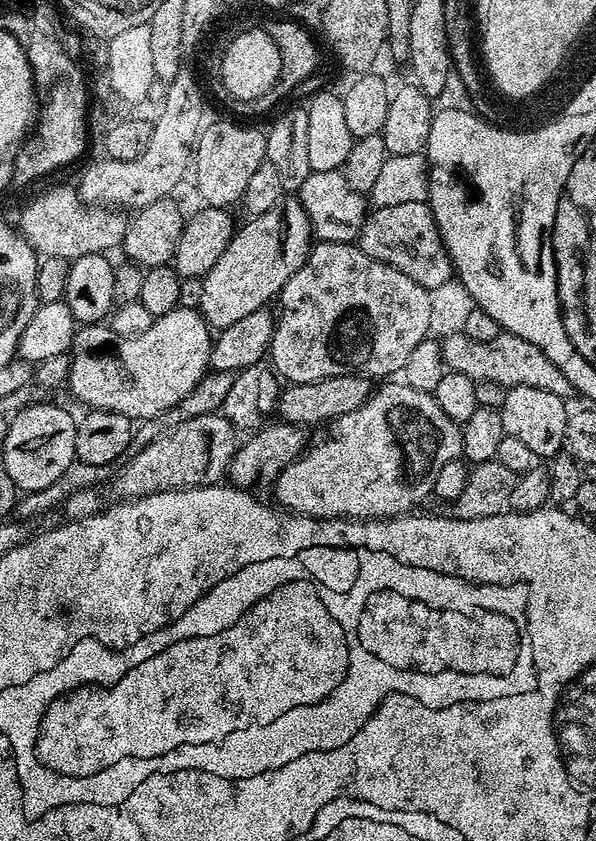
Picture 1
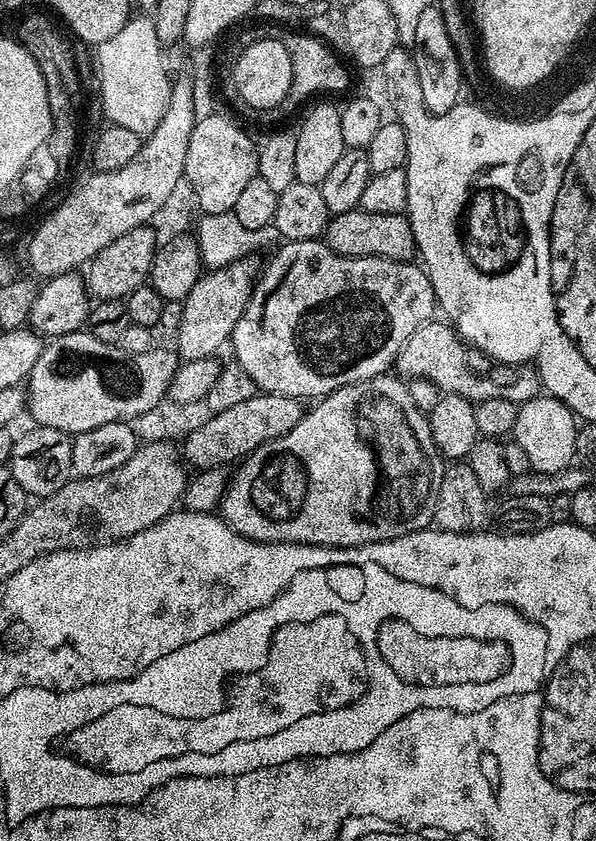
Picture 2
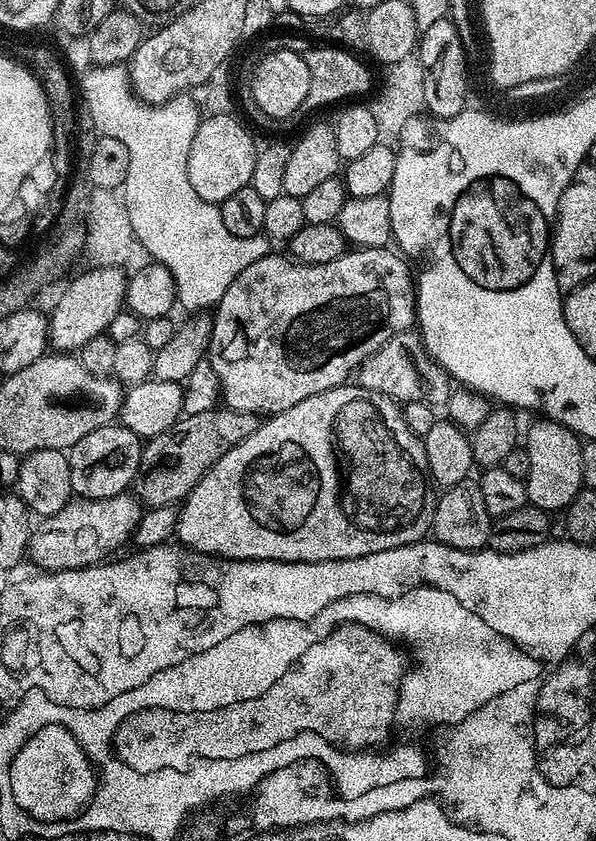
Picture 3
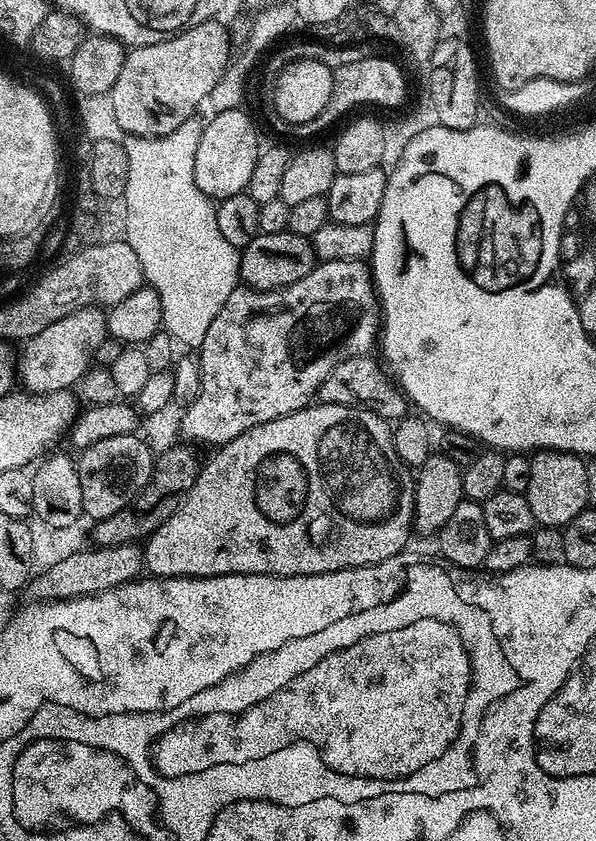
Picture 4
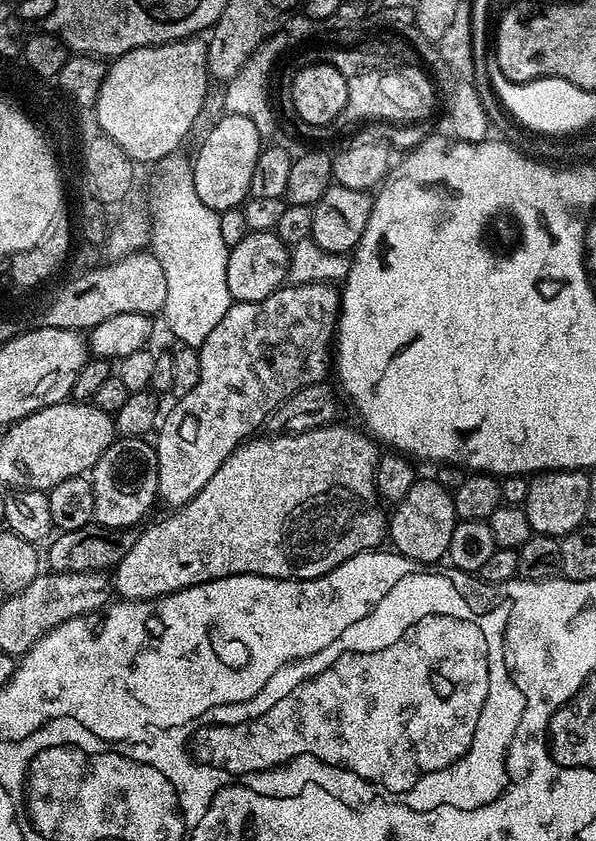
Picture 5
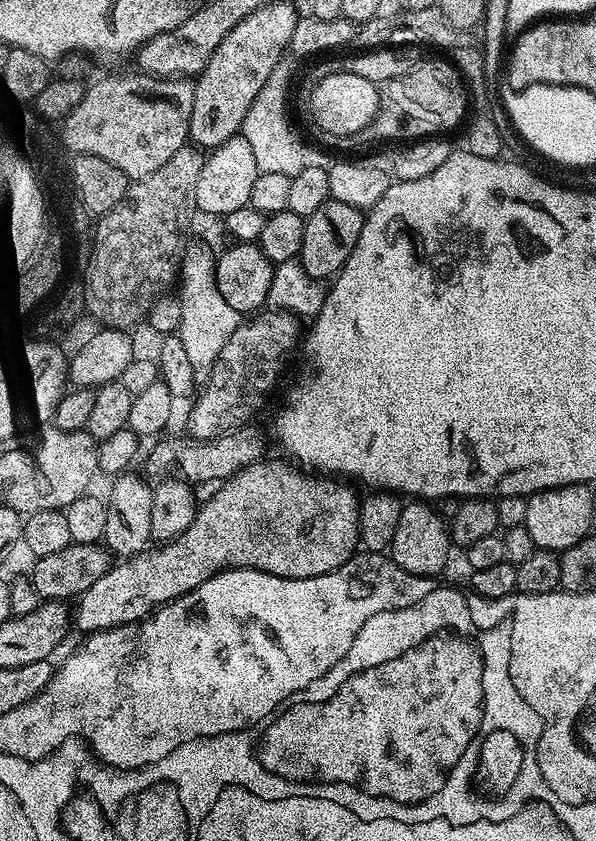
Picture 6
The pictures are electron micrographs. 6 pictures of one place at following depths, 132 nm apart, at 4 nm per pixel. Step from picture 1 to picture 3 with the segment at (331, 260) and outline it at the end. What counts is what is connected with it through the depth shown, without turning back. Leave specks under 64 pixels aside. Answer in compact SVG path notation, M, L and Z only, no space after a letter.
M391 247L356 248L345 251L344 256L334 258L334 262L322 262L321 264L302 264L287 255L284 256L269 254L258 258L258 262L250 262L250 266L246 266L246 270L242 270L242 274L238 274L238 278L234 278L234 282L230 282L226 294L222 294L220 303L214 309L212 320L210 359L217 378L220 380L220 396L223 403L229 408L239 412L249 412L260 418L275 416L282 410L290 410L290 406L298 406L298 402L302 402L302 398L310 398L310 394L322 394L322 390L337 388L355 373L362 361L370 358L370 354L374 354L374 350L378 350L399 332L409 331L416 324L414 272L408 269L409 261L399 251L393 250Z

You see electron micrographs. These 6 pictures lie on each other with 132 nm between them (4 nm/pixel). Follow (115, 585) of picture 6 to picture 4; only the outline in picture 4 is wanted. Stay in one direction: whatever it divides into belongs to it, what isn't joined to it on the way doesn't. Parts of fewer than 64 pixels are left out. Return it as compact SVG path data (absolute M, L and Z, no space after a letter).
M319 402L309 403L306 408L299 408L296 412L291 412L285 416L274 418L270 422L262 422L258 426L254 426L250 430L243 432L238 438L234 438L229 444L221 444L215 449L216 452L212 457L203 461L198 478L194 482L194 486L186 494L186 498L178 506L178 510L174 514L170 514L170 518L166 518L166 522L162 522L162 526L158 526L158 530L154 530L154 534L149 536L144 549L144 567L153 577L163 578L165 576L313 576L314 574L326 574L327 572L337 572L343 568L361 568L362 566L370 566L382 562L386 558L394 558L399 552L405 551L409 547L408 539L414 536L414 506L416 505L416 478L413 469L402 462L402 458L398 458L398 450L394 450L394 438L392 437L392 428L389 421L385 420L376 412L372 412L369 408L363 406L353 406L351 404L322 404Z

